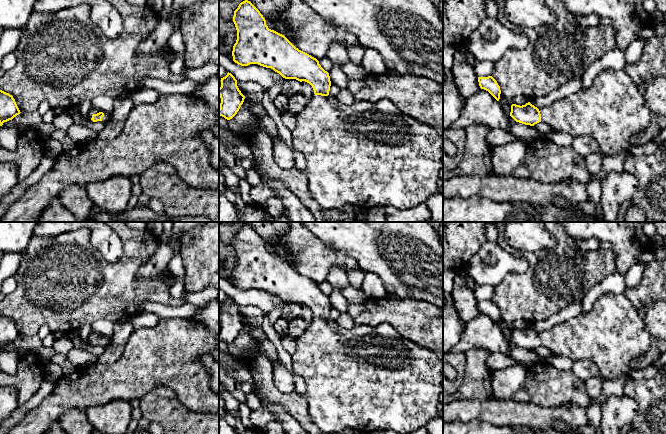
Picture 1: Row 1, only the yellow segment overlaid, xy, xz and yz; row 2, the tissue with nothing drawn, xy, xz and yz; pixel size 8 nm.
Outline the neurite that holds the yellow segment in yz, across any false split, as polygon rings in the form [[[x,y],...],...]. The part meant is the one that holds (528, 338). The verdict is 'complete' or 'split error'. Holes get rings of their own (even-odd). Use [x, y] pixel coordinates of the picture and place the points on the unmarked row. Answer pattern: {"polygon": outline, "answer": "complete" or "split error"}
{"polygon": [[[612,292],[601,295],[589,312],[580,313],[578,316],[543,332],[538,333],[530,326],[522,330],[512,328],[510,340],[516,346],[530,350],[542,345],[548,348],[552,355],[564,356],[573,361],[589,359],[598,368],[603,379],[617,379],[624,376],[630,368],[631,361],[642,356],[651,346],[651,335],[646,330],[643,319],[638,314],[635,306],[624,294],[614,294]]], "answer": "split error"}

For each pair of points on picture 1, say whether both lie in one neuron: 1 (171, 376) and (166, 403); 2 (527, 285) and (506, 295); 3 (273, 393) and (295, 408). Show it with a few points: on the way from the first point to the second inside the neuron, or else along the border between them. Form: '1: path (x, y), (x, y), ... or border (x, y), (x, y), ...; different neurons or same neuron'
1: border (146, 393), (157, 386), (168, 387), (184, 406); different neurons
2: path (522, 290), (517, 295), (511, 295); same neuron
3: path (278, 397), (290, 403); same neuron

